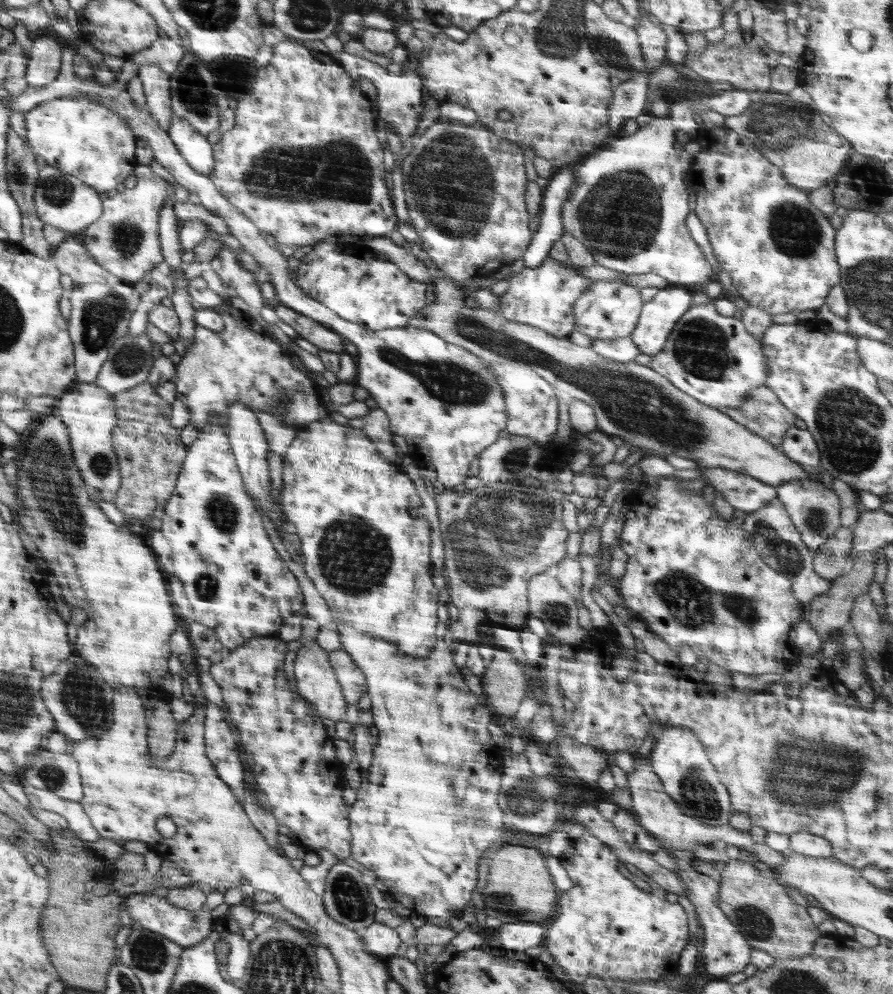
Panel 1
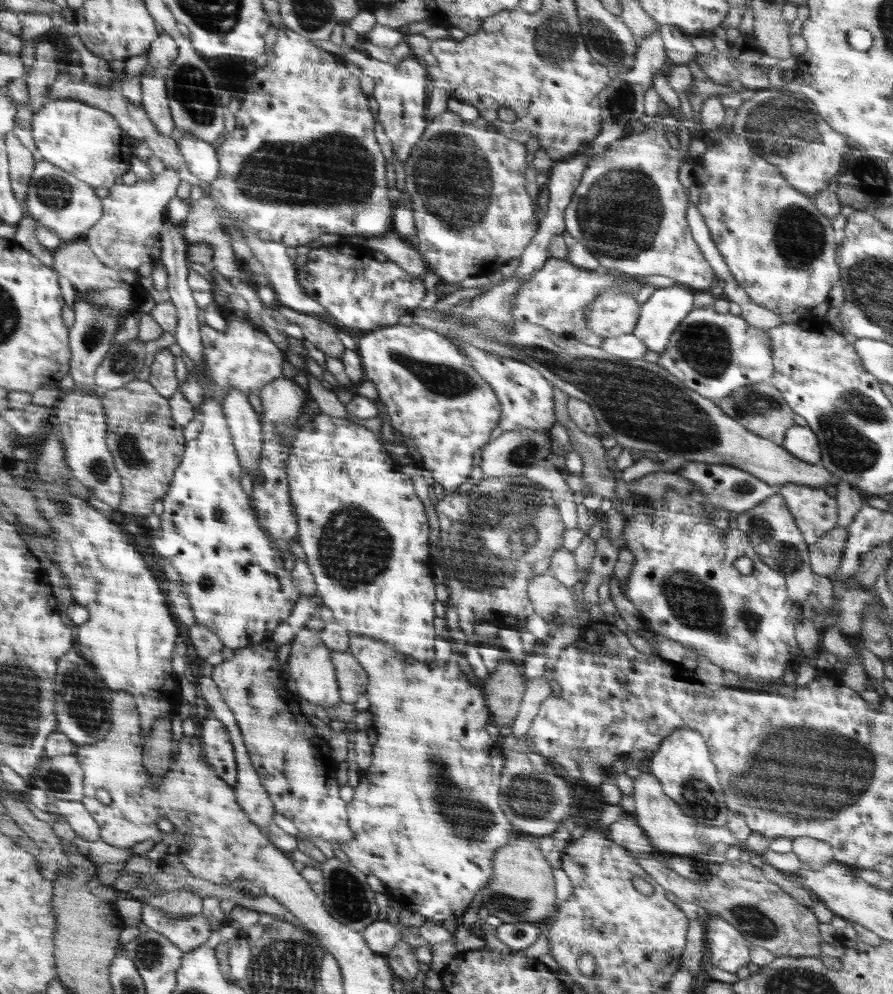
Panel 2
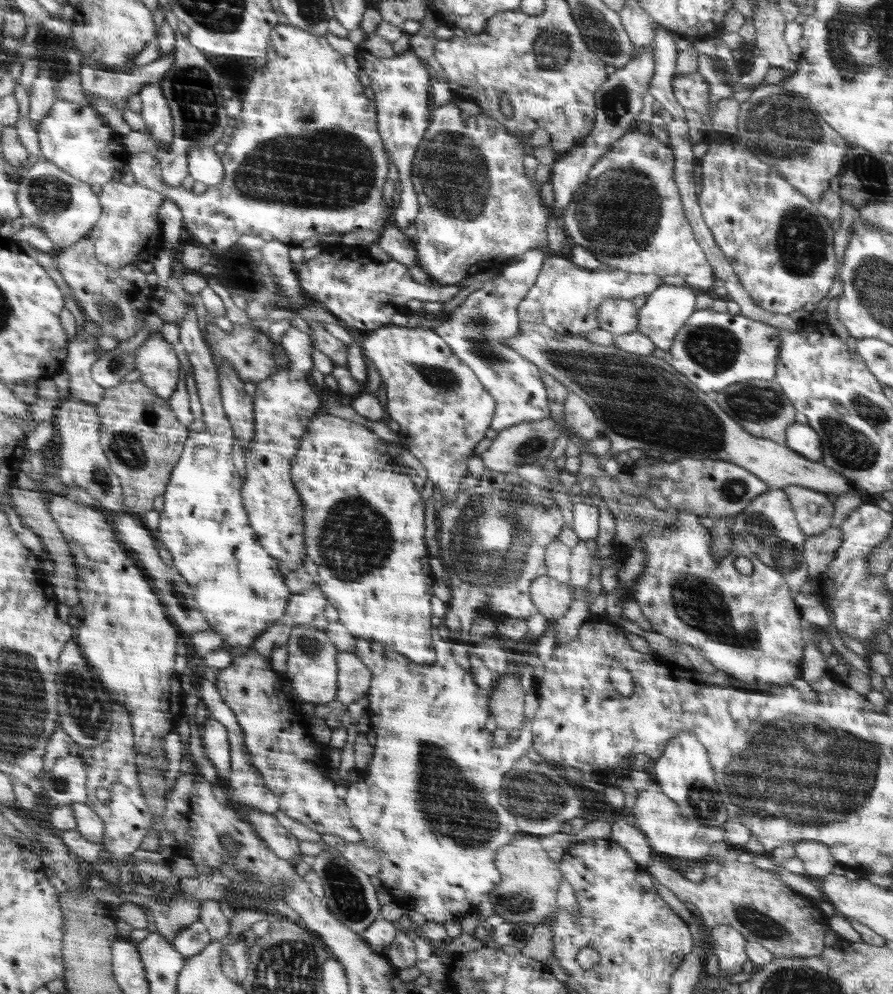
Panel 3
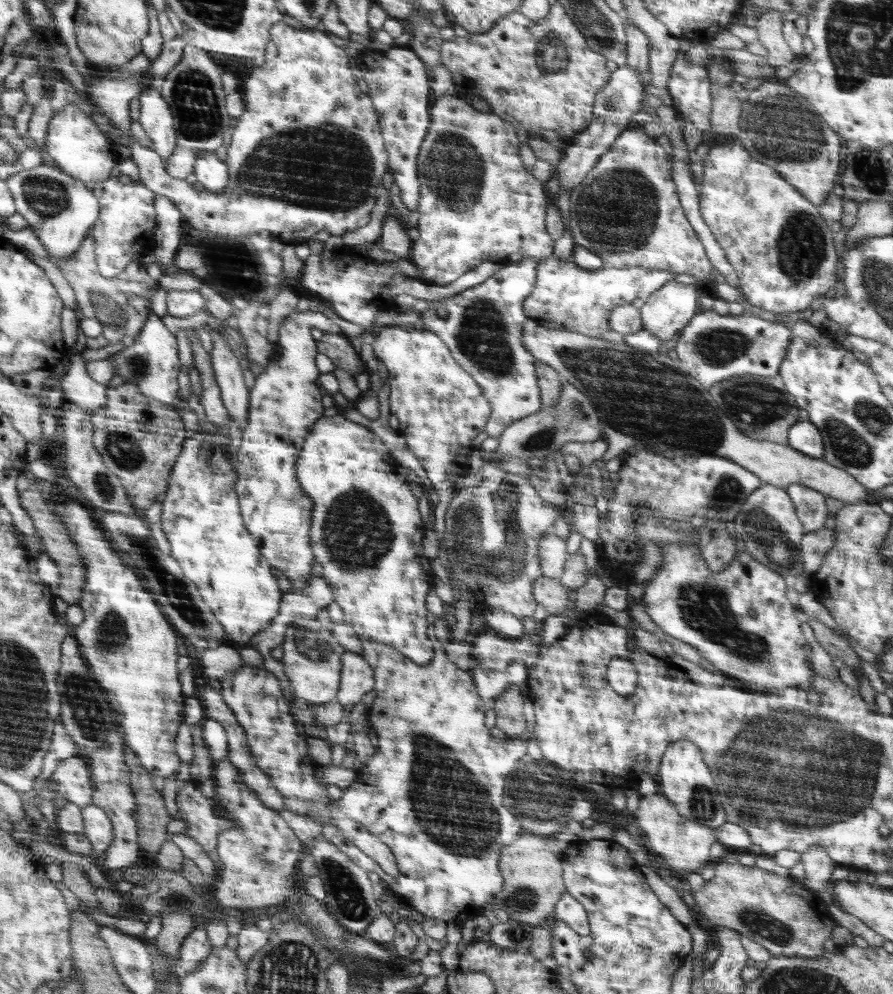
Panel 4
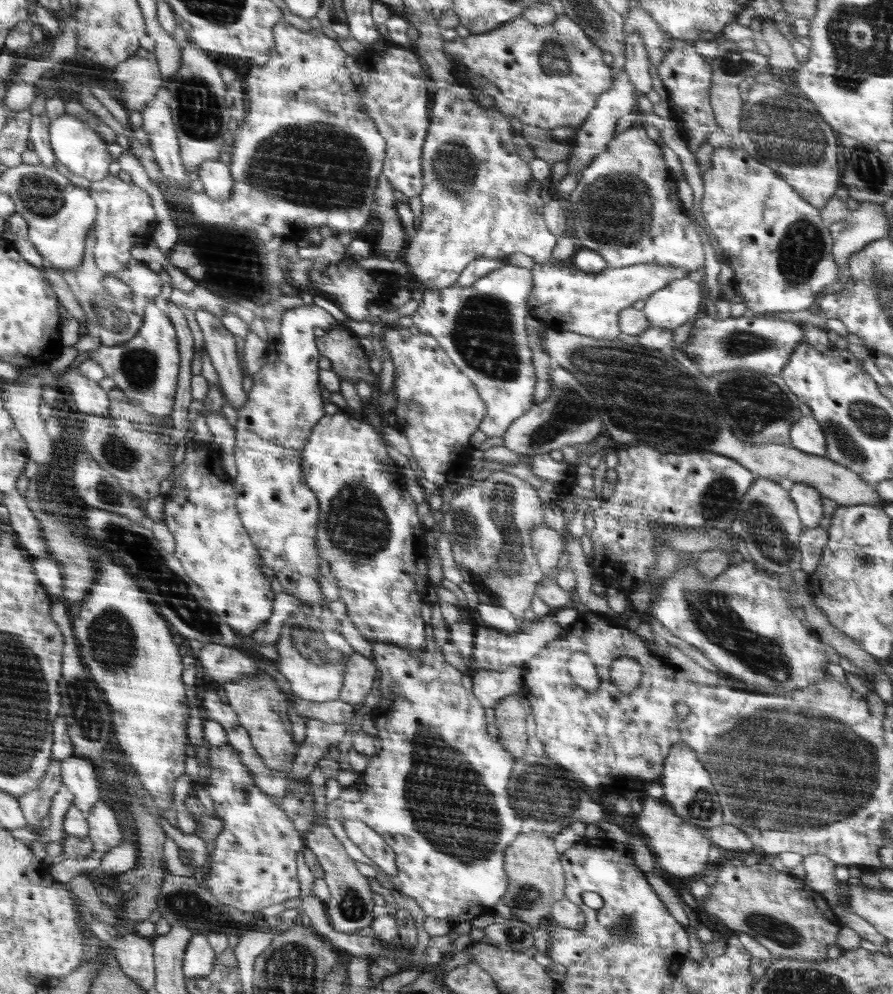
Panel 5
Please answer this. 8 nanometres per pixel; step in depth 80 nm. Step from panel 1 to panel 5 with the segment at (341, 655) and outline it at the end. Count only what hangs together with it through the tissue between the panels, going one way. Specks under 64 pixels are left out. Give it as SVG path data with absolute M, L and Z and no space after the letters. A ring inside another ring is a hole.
M353 652L347 662L348 668L345 670L344 685L339 699L351 705L360 706L370 690L370 680L374 684L376 668L374 664L370 666L370 660L366 655L360 653Z

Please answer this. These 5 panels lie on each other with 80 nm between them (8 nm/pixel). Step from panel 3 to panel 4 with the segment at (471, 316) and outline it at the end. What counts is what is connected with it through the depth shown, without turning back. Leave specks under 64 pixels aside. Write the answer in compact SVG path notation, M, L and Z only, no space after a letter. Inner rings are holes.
M525 256L521 262L503 266L485 282L472 286L462 293L450 295L450 298L444 301L428 301L429 309L422 313L422 318L418 322L418 326L425 331L440 336L453 357L473 375L473 379L481 388L482 396L490 404L491 415L485 424L485 432L496 439L502 434L506 425L540 411L543 406L536 376L536 360L522 347L522 332L527 319L523 306L526 298L535 288L538 263L536 258ZM440 307L447 310L447 314L443 317L438 316Z

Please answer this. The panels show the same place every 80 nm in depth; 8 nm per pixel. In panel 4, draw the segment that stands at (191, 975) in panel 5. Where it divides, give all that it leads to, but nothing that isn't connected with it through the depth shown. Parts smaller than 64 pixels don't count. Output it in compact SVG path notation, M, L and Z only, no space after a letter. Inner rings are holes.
M205 925L194 926L180 945L179 966L187 971L196 968L210 954L212 947Z

